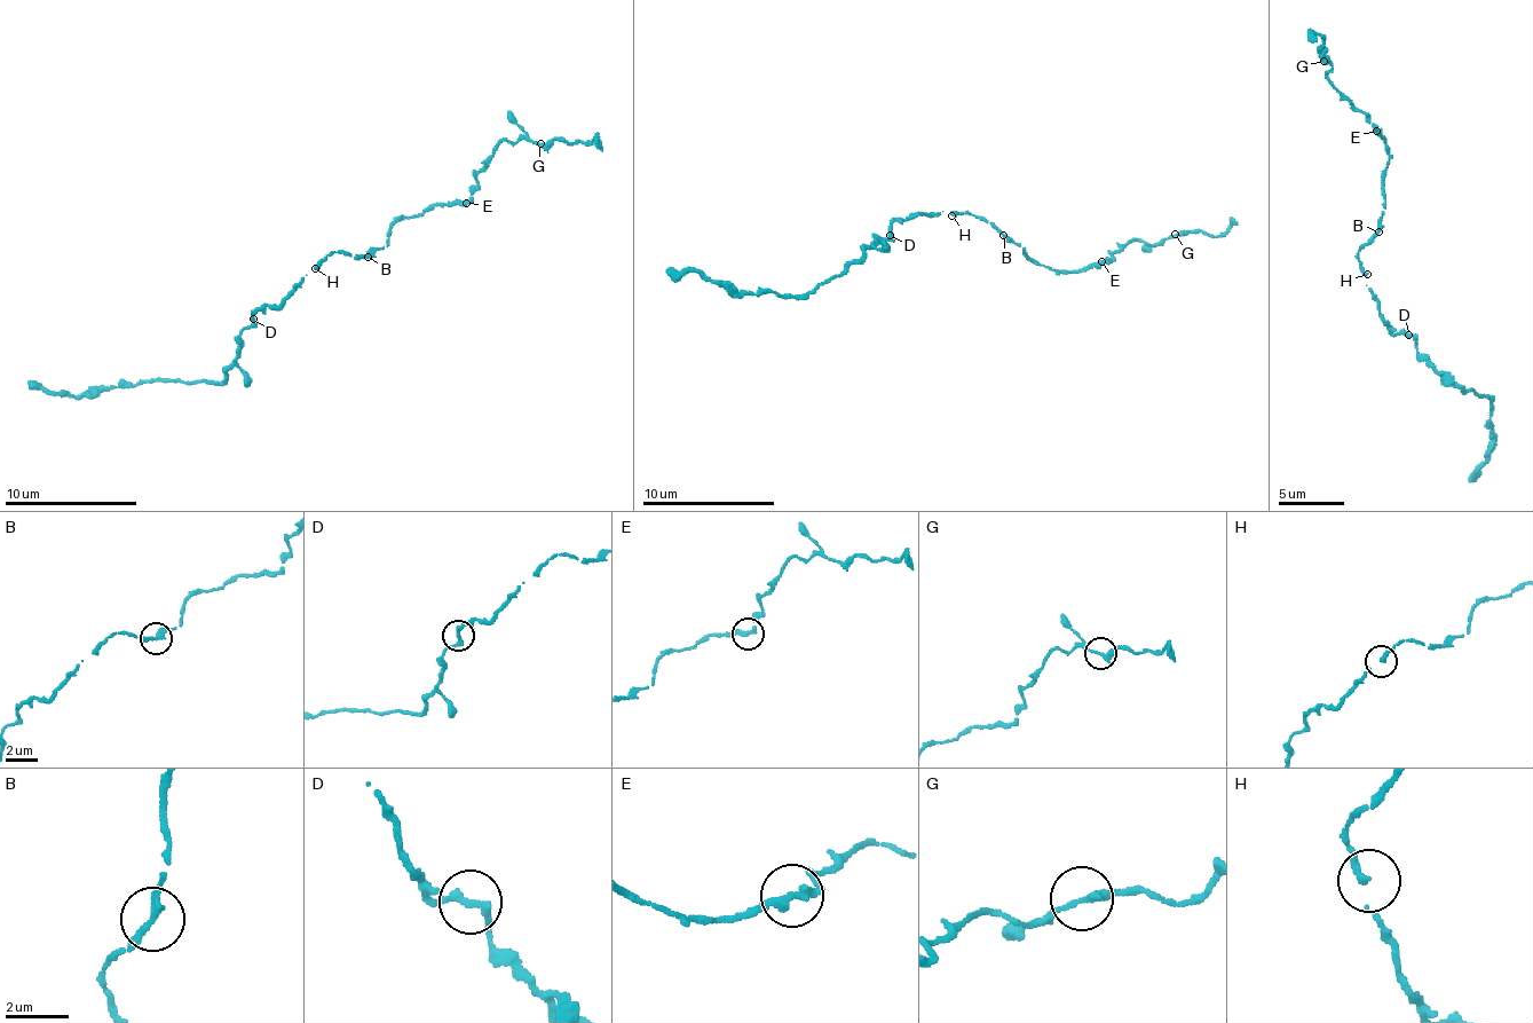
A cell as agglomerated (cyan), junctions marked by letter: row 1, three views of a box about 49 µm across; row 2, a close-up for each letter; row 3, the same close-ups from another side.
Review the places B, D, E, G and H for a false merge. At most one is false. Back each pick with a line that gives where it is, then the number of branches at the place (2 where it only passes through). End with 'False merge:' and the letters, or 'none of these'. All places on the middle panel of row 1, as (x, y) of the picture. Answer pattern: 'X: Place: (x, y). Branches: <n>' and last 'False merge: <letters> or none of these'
False merge: none of these

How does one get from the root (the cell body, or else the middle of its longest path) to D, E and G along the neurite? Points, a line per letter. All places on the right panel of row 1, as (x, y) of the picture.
D: (1367, 273), (1370, 293), (1390, 331), (1409, 333)
E: (1367, 273), (1357, 259), (1357, 251), (1381, 222), (1388, 168), (1385, 136), (1375, 131)
G: (1367, 273), (1357, 251), (1381, 222), (1388, 147), (1382, 132), (1349, 104), (1326, 72), (1329, 58), (1324, 61)

